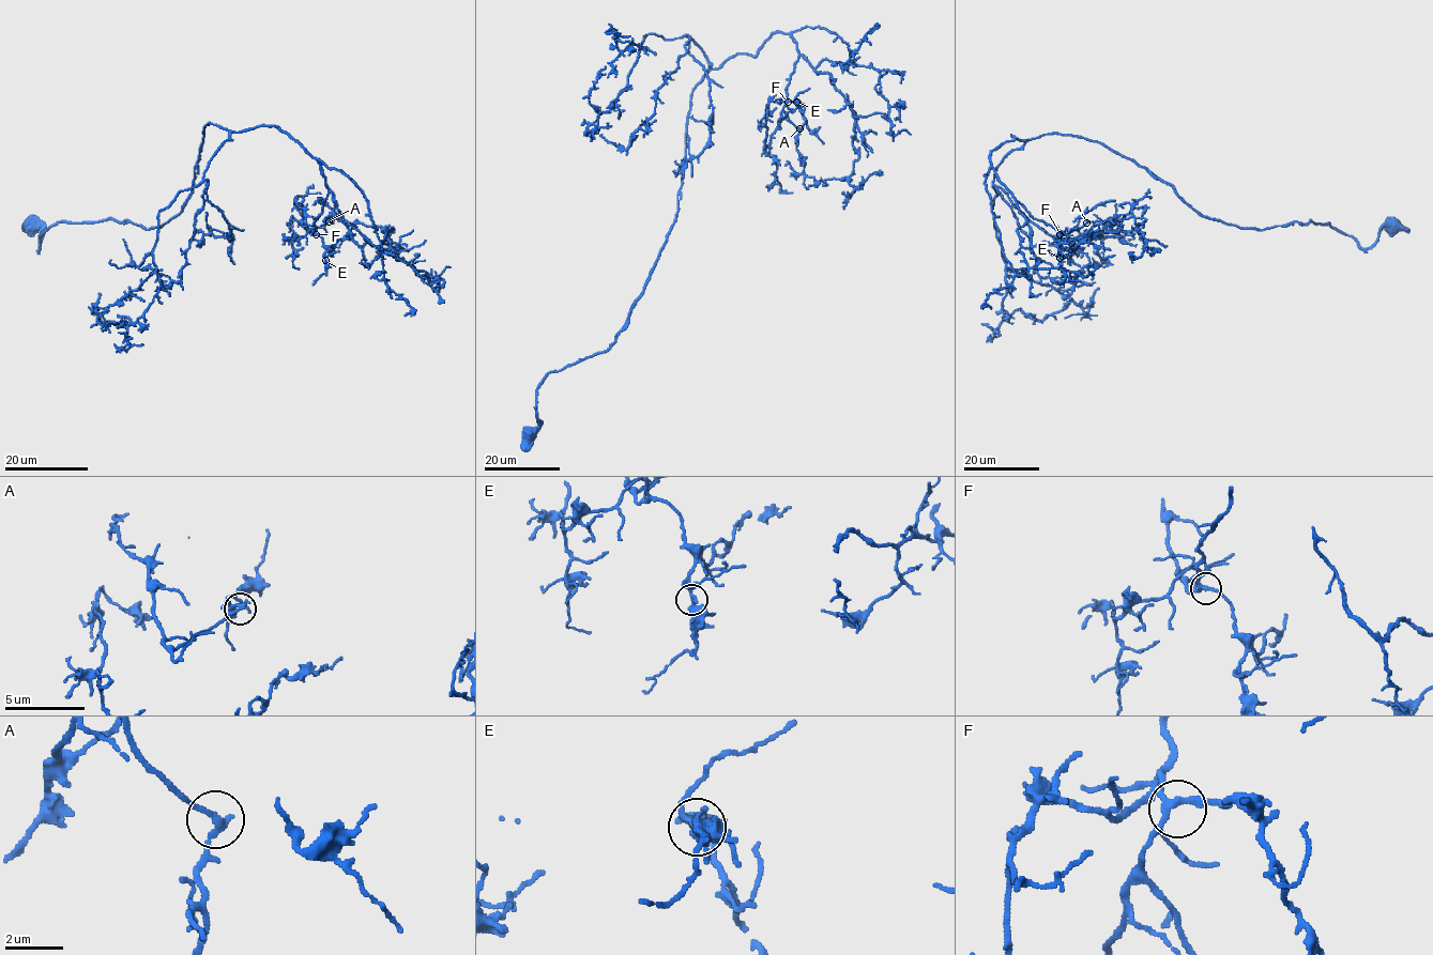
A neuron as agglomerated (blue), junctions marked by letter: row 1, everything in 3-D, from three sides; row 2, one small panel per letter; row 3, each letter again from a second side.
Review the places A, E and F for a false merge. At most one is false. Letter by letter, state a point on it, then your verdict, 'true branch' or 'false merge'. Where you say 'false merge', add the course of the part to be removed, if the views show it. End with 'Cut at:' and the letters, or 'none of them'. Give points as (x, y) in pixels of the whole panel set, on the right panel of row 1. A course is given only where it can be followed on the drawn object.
A: (1086, 222) | true branch
E: (1060, 258) | true branch
F: (1060, 234) | true branch
Cut at: none of them

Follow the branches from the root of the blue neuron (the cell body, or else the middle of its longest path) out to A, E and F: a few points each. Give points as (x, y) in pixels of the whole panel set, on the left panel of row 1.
A: (32, 225), (39, 249), (60, 221), (167, 222), (209, 123), (288, 134), (328, 189), (310, 234), (328, 221)
E: (32, 225), (39, 249), (60, 221), (157, 228), (185, 203), (209, 123), (274, 125), (324, 178), (324, 260)
F: (32, 225), (39, 249), (60, 221), (157, 228), (185, 203), (209, 123), (274, 125), (324, 178), (316, 234)

